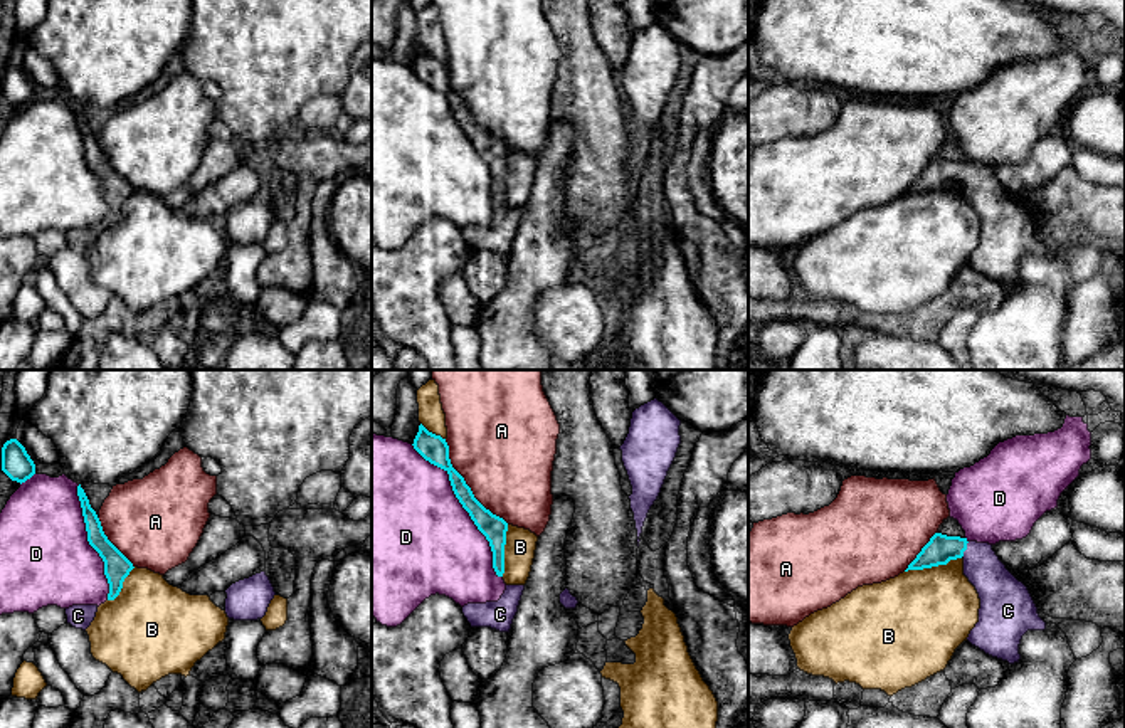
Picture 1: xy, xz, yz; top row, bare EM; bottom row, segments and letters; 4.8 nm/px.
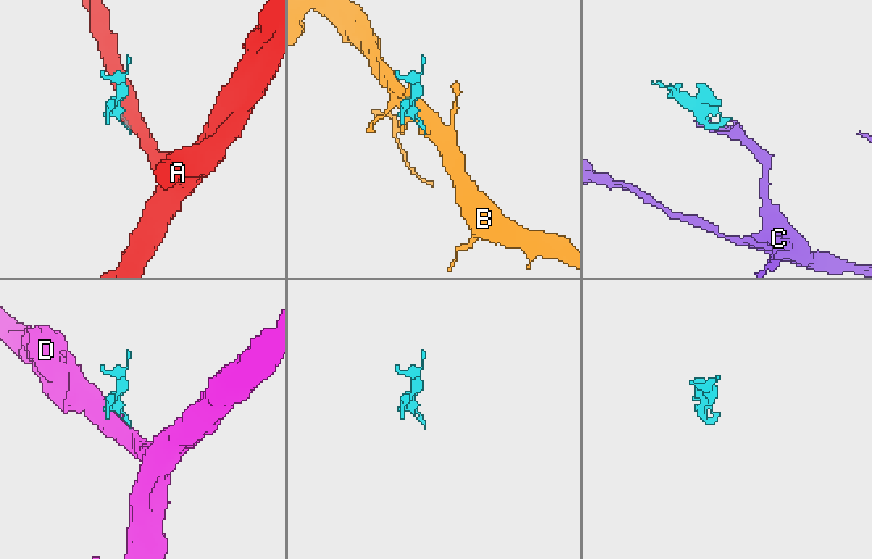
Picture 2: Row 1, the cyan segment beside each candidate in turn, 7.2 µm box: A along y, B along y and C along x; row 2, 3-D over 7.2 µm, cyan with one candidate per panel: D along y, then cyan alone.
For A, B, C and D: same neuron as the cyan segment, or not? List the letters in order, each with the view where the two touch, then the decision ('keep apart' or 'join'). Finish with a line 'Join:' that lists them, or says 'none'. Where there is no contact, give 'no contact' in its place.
A: contact in xz; keep apart
B: contact in yz; keep apart
C: contact in yz; join
D: contact in xz; keep apart
Join: C

